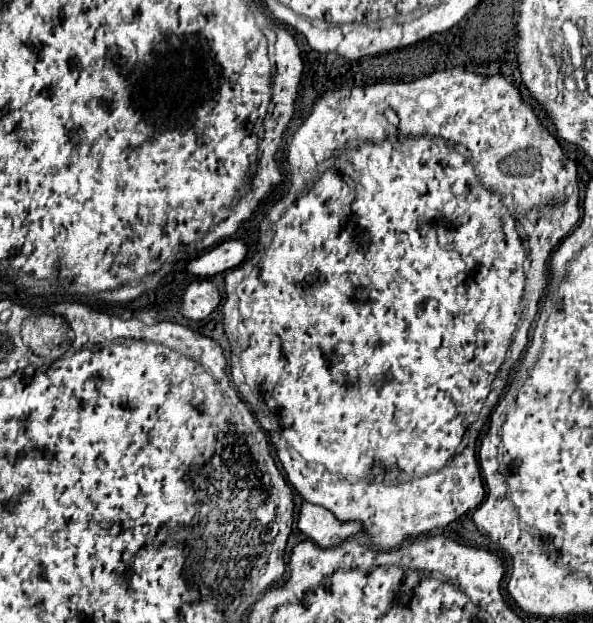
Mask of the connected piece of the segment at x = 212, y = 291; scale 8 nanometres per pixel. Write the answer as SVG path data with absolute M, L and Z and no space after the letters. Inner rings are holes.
M196 279L182 295L180 313L190 321L206 319L220 305L220 291L210 279Z

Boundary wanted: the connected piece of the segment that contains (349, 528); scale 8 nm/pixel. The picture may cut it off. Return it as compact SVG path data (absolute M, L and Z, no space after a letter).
M302 501L298 511L298 529L320 547L336 547L340 541L356 535L360 523L340 523L328 509Z

